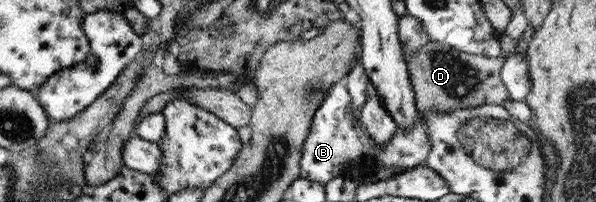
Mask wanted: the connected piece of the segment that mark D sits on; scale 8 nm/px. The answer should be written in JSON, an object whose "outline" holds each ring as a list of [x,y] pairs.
{"outline":[[[503,34],[499,38],[501,53],[497,57],[484,57],[481,55],[467,54],[459,52],[445,44],[427,41],[425,45],[415,49],[415,51],[405,51],[402,47],[407,72],[409,72],[409,82],[413,88],[415,108],[419,115],[427,111],[451,111],[454,108],[469,108],[482,104],[500,104],[508,98],[505,85],[501,82],[499,71],[507,54],[515,52],[515,41]]]}

